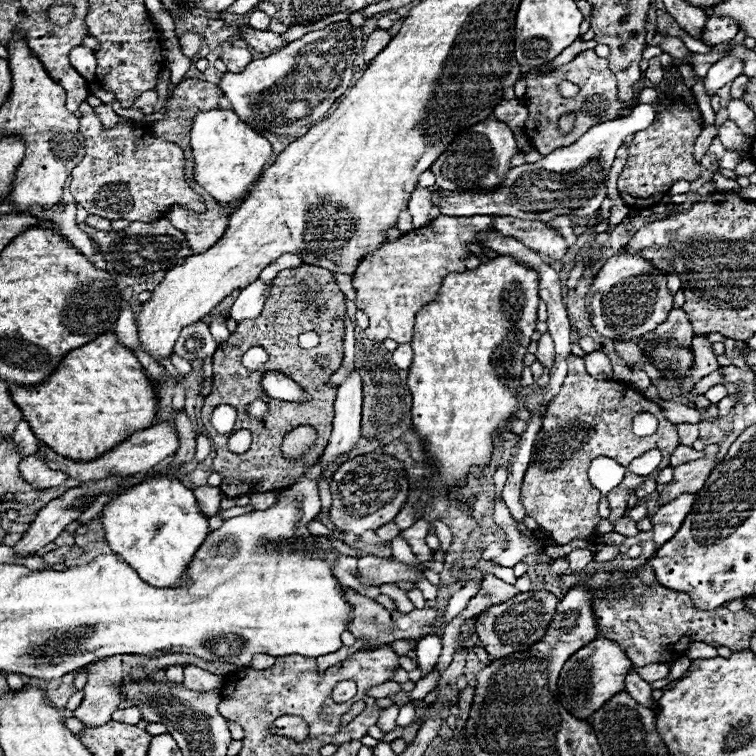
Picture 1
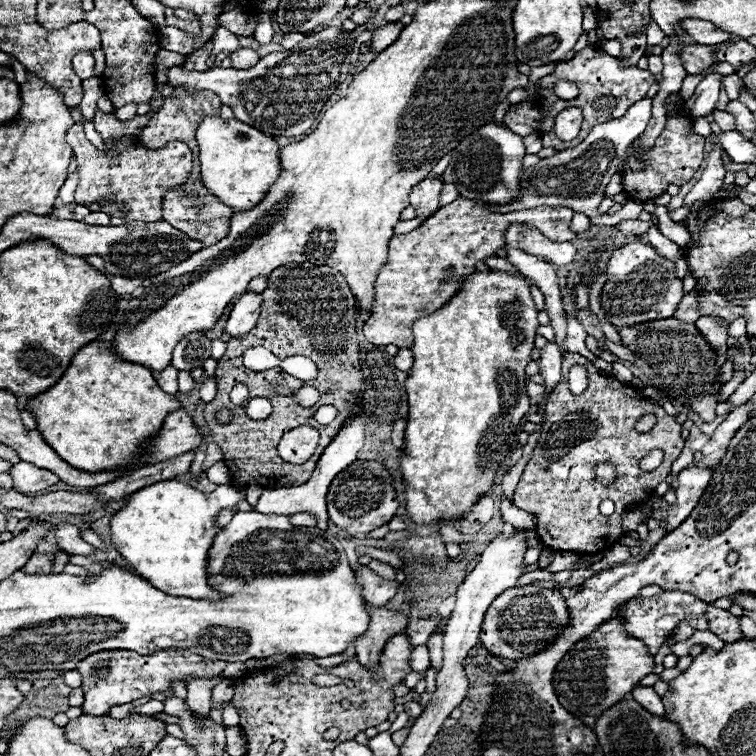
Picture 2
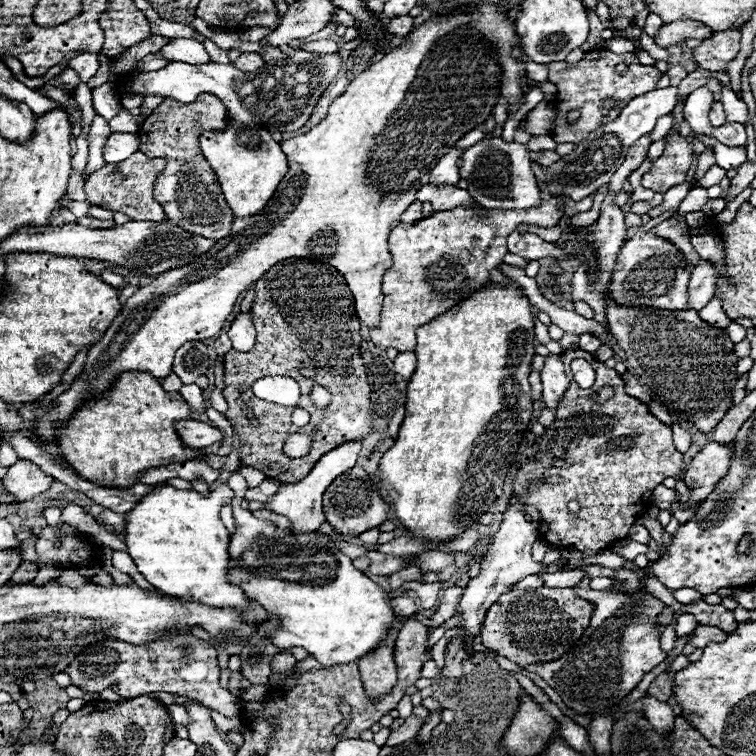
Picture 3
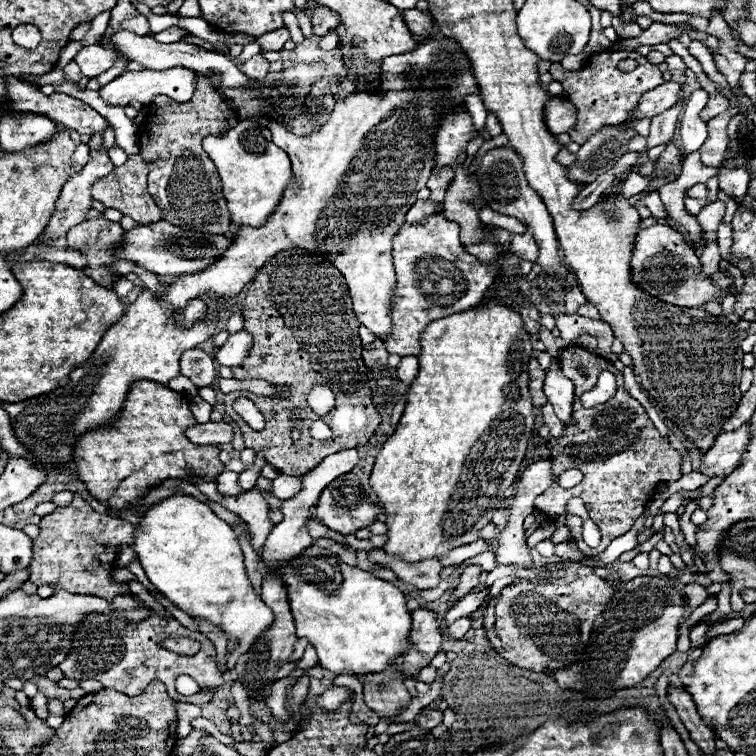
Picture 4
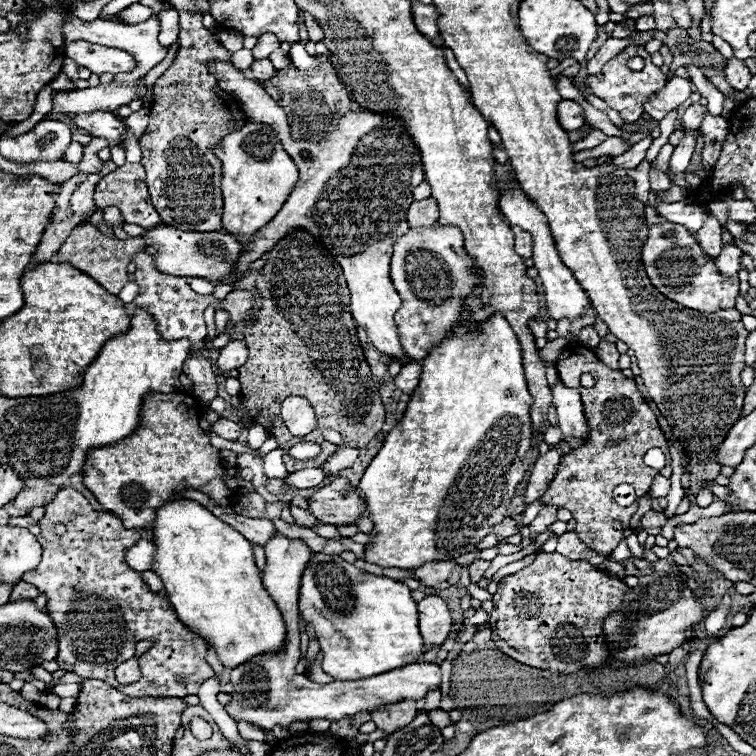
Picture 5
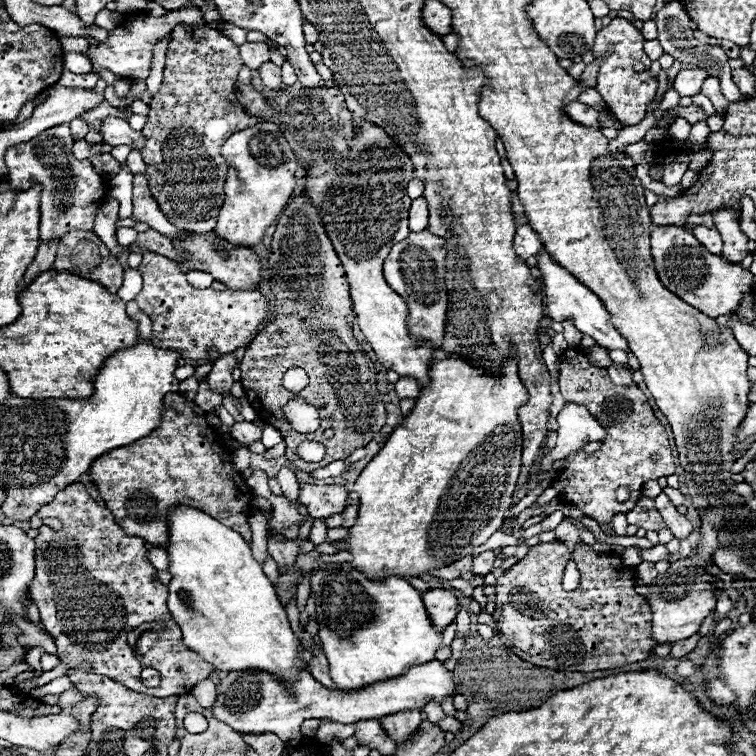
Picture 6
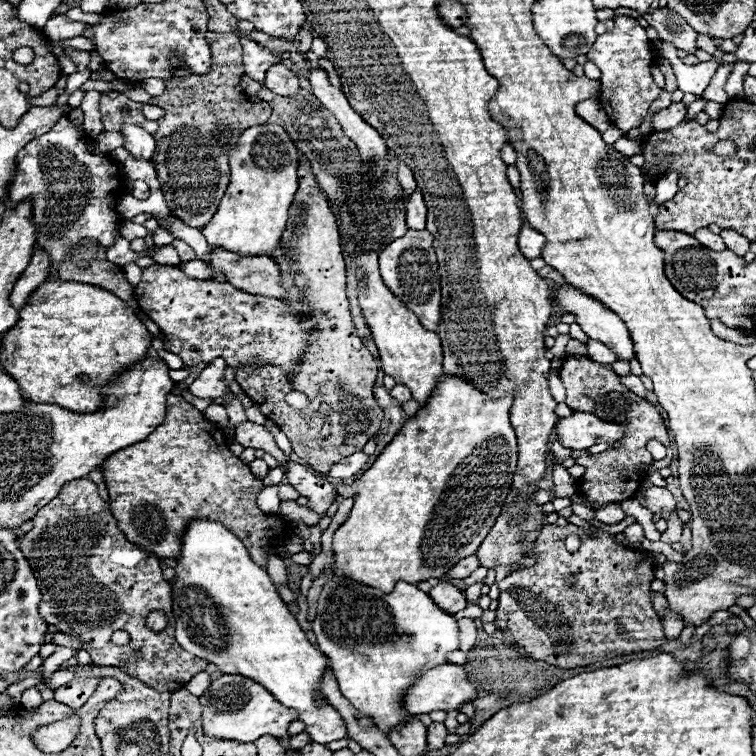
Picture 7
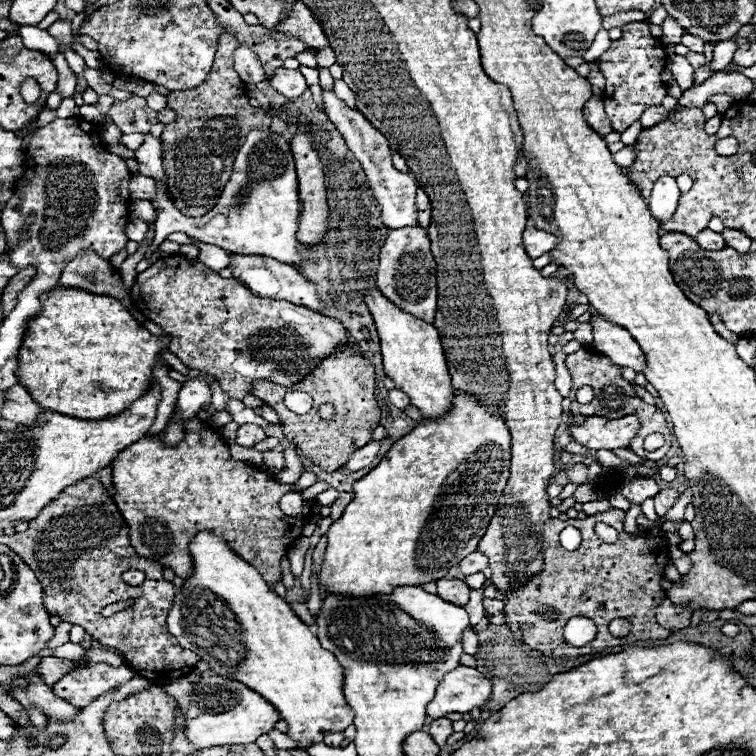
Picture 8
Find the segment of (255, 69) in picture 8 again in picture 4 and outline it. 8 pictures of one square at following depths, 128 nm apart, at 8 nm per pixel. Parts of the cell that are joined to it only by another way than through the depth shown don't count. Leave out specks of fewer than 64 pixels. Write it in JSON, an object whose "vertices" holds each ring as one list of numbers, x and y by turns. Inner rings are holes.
{"vertices":[[286,28,282,30,274,30,274,32,266,32,262,36,256,38,256,42,260,44,262,52,274,52,274,50,282,50,284,42,290,40,290,32]]}

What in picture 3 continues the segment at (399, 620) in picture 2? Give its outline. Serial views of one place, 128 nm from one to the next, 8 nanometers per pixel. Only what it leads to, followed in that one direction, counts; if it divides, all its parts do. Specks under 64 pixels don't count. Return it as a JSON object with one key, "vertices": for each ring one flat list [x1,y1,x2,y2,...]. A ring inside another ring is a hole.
{"vertices":[[388,636,388,644,384,644,384,648,372,652,368,660,360,660,360,674,366,696,370,700,380,700,384,694,392,692,392,688,398,682,398,670,392,652,394,652,394,636]]}

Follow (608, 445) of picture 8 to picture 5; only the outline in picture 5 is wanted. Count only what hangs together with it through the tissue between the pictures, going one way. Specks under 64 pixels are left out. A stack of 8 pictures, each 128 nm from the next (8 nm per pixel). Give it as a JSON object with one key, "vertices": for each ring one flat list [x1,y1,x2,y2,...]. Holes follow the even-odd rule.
{"vertices":[[558,382,552,388,554,394,554,406,558,410,558,426,562,430,562,440,566,438,586,438,588,422,584,418,584,406,580,398,576,398,576,390,566,388,562,382],[562,446,546,452,544,456,540,456,530,472,530,480,528,480,528,486,526,486,526,494,524,494,524,502,530,504,534,502,536,498,540,498,548,484,552,482,552,476,556,476,556,468,558,468,558,462,562,458]]}

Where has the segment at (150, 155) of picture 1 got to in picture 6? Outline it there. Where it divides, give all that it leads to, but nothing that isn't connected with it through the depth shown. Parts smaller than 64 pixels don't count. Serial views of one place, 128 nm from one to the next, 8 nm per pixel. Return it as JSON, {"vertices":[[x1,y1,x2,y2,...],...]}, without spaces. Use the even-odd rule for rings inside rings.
{"vertices":[[134,176,134,212,132,218,136,218,138,222,146,222,150,224,152,230,156,230,170,238,184,238,190,236,188,230,180,230,176,228,162,212,156,200,152,198,150,190,148,190,148,180,144,176]]}

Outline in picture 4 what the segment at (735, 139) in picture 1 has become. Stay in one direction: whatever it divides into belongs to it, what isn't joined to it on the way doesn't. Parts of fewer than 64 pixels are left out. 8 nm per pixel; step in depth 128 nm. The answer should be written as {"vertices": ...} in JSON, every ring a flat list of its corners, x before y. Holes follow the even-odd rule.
{"vertices":[[710,94,710,100,708,100,708,104,706,104,706,112,702,114,700,112,700,118,704,120,704,122,708,122,710,118,714,118,714,116,718,116,718,114,722,114,722,112,726,112,730,106,730,100,726,98,726,96,722,96,722,94]]}

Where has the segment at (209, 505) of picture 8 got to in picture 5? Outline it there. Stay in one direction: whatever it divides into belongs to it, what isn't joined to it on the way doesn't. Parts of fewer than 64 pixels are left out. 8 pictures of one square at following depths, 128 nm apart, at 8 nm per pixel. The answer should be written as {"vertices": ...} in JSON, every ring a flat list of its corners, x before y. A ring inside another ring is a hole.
{"vertices":[[186,392,148,394,144,398,142,422,136,434,128,436,128,440,122,440,120,444,112,444,112,448,96,448,96,452,92,452,92,456,88,456,88,460,84,462,82,476,86,488,98,498,104,510,116,514,126,528,136,528,136,530,152,530,156,510,166,502,176,500,178,492,188,488,208,494,222,508,230,508,236,492,226,486,224,482,226,468,220,462,220,452,218,448,210,446,210,440,206,432,198,426,198,422,200,422,200,404,196,402,194,396]]}

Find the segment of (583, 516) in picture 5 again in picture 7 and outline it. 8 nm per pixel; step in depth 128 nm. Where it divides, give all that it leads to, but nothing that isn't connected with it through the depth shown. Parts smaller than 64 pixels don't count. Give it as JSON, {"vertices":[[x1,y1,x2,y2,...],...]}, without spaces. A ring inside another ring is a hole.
{"vertices":[[580,354,568,356,562,364,560,380,566,386,566,404,574,412,590,412,602,420,628,426,624,440,616,442,612,446,614,450,606,450,600,454,586,454,586,456,576,458,576,464,586,468,586,474,578,482,578,492,588,496,592,508,600,508,604,504,614,504,614,502,622,502,622,500,632,498,636,488,640,486,640,482,644,478,644,474,642,474,644,464,652,464,658,470,670,466,672,458,654,460,650,456,650,452,646,450,646,442,652,438,666,444,668,452,671,450,671,437,668,434,668,428,664,424,662,416,658,414,656,406,652,406,644,398,630,392,624,384,620,384,620,376,608,364,594,362,588,356,580,356]]}

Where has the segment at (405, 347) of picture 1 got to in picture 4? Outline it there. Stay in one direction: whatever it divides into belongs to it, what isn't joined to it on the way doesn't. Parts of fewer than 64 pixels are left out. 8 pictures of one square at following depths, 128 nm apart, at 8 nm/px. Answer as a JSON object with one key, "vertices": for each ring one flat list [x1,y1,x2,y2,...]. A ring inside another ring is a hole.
{"vertices":[[404,356,398,366,398,378,410,386,418,376,418,358,416,356]]}

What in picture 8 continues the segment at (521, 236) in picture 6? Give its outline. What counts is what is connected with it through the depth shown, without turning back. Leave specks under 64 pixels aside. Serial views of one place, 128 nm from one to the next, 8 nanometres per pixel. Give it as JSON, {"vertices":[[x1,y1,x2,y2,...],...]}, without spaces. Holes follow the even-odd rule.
{"vertices":[[528,226,524,230,524,246,526,246,526,252,530,254,530,258,538,258,544,252,554,250,556,244,558,244,558,238,550,232,544,232,536,226]]}

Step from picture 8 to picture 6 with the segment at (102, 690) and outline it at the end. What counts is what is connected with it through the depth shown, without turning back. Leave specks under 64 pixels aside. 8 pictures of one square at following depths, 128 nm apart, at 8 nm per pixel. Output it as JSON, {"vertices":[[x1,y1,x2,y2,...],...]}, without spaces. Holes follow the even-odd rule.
{"vertices":[[70,688,70,690,66,690,66,692,60,694,60,702,58,704,62,708,74,708,82,700,84,700,84,694,78,688]]}

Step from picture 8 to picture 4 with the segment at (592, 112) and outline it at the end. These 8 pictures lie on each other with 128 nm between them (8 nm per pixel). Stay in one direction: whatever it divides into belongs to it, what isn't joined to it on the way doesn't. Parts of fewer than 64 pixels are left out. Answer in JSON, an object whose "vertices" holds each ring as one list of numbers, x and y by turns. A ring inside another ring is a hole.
{"vertices":[[552,98,552,104,548,104,548,126,556,134,570,132,570,128,576,124,576,114,574,104,564,98]]}

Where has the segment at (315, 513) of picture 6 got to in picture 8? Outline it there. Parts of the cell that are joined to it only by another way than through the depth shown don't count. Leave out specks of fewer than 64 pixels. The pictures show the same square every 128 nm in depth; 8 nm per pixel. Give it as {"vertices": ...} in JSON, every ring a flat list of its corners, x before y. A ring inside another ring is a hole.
{"vertices":[[266,450,266,452,262,452,262,456,264,456,264,464,268,468,278,468,278,470,284,468,284,456,282,456,282,452]]}

